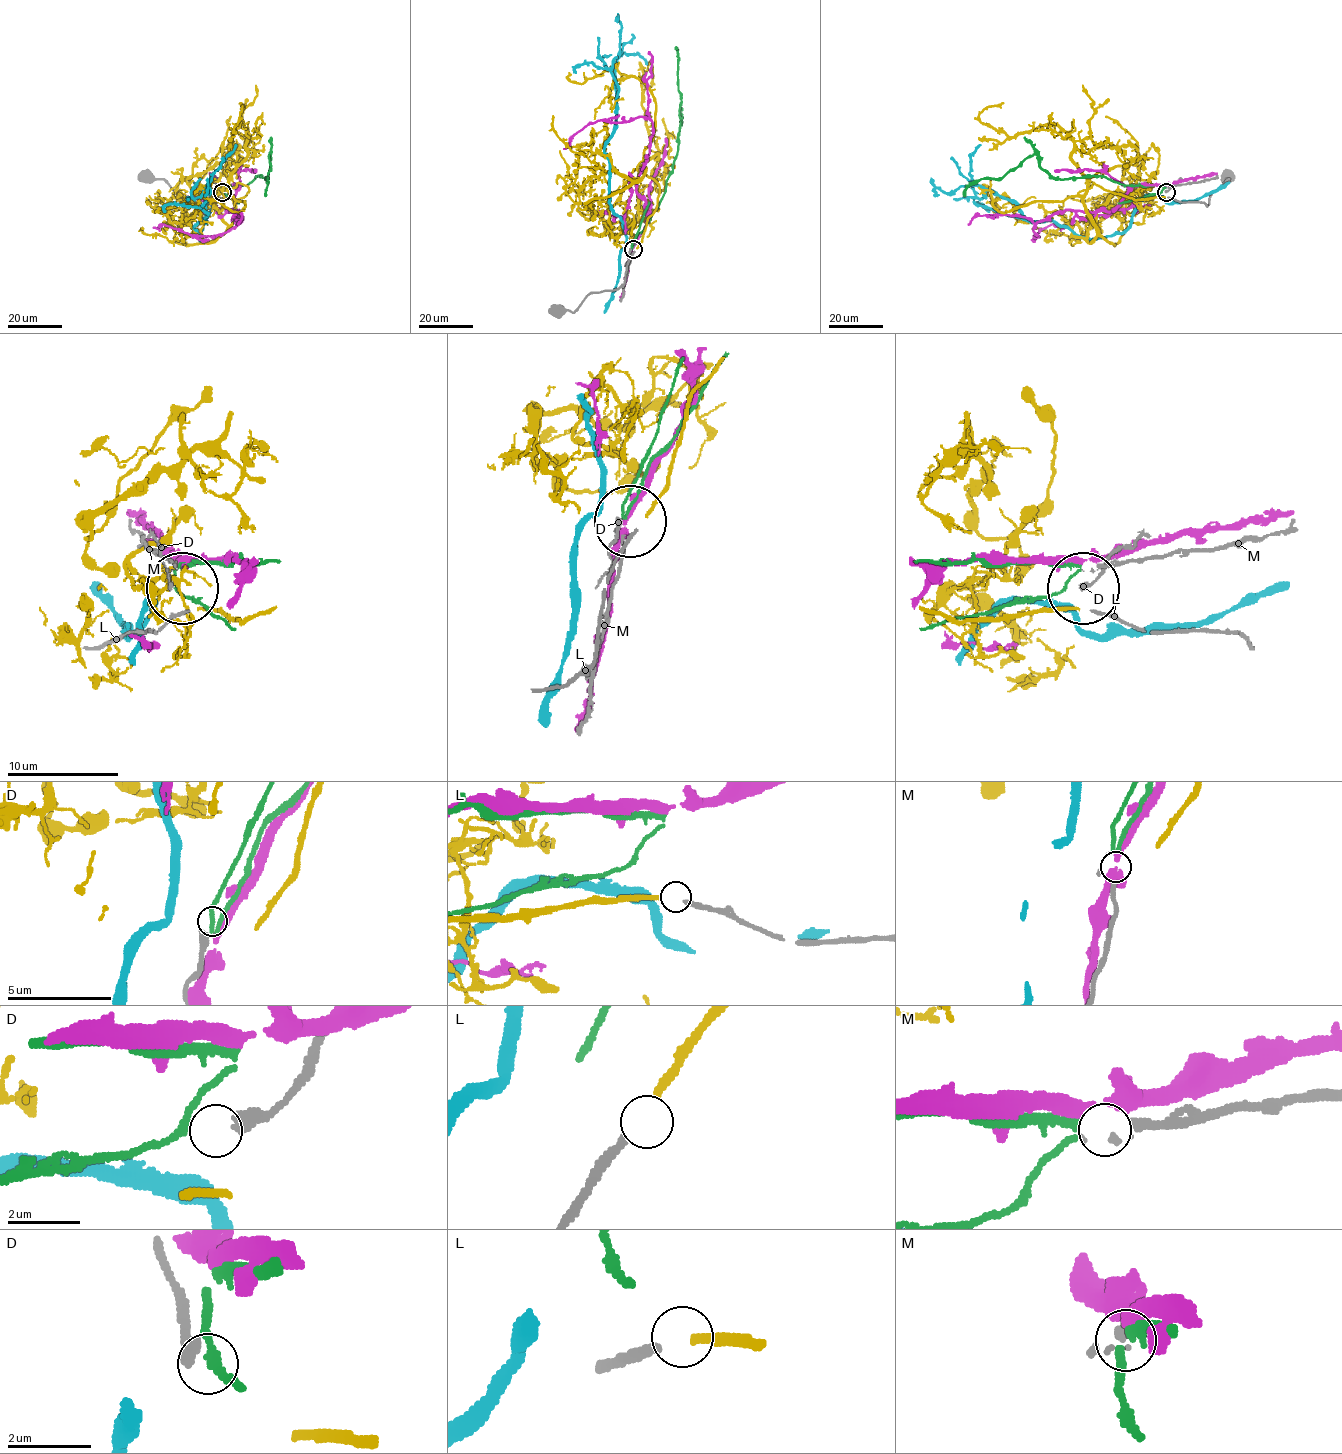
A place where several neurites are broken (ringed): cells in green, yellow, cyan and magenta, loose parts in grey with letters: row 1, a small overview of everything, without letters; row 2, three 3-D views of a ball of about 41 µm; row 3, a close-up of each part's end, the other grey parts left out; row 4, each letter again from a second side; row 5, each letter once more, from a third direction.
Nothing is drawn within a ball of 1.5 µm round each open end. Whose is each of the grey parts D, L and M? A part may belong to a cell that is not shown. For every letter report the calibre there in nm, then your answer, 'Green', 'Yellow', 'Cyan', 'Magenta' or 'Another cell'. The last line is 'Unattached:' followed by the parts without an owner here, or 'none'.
D: Thickness 360 nm. Another cell
L: Thickness 240 nm. Yellow
M: Thickness 130 nm. Green
Unattached: D

